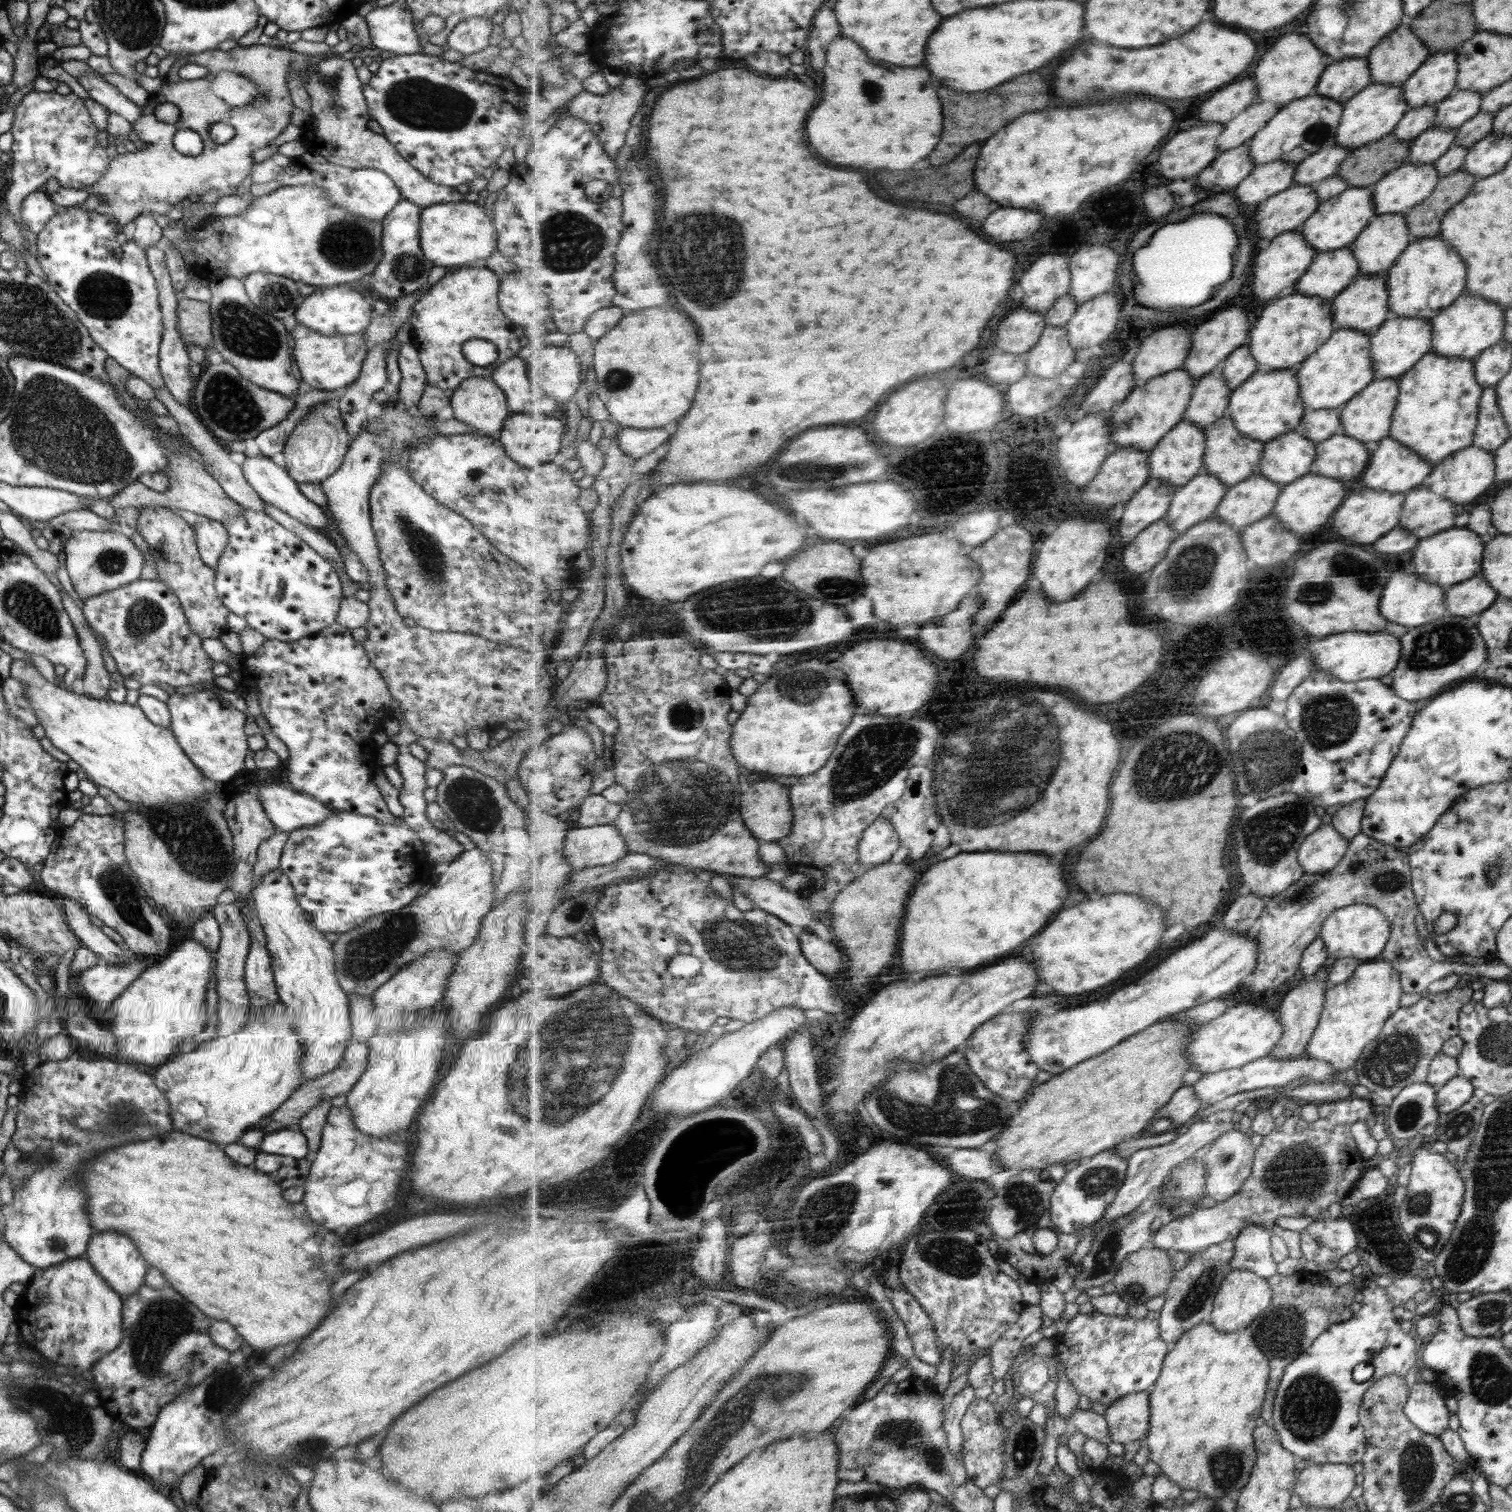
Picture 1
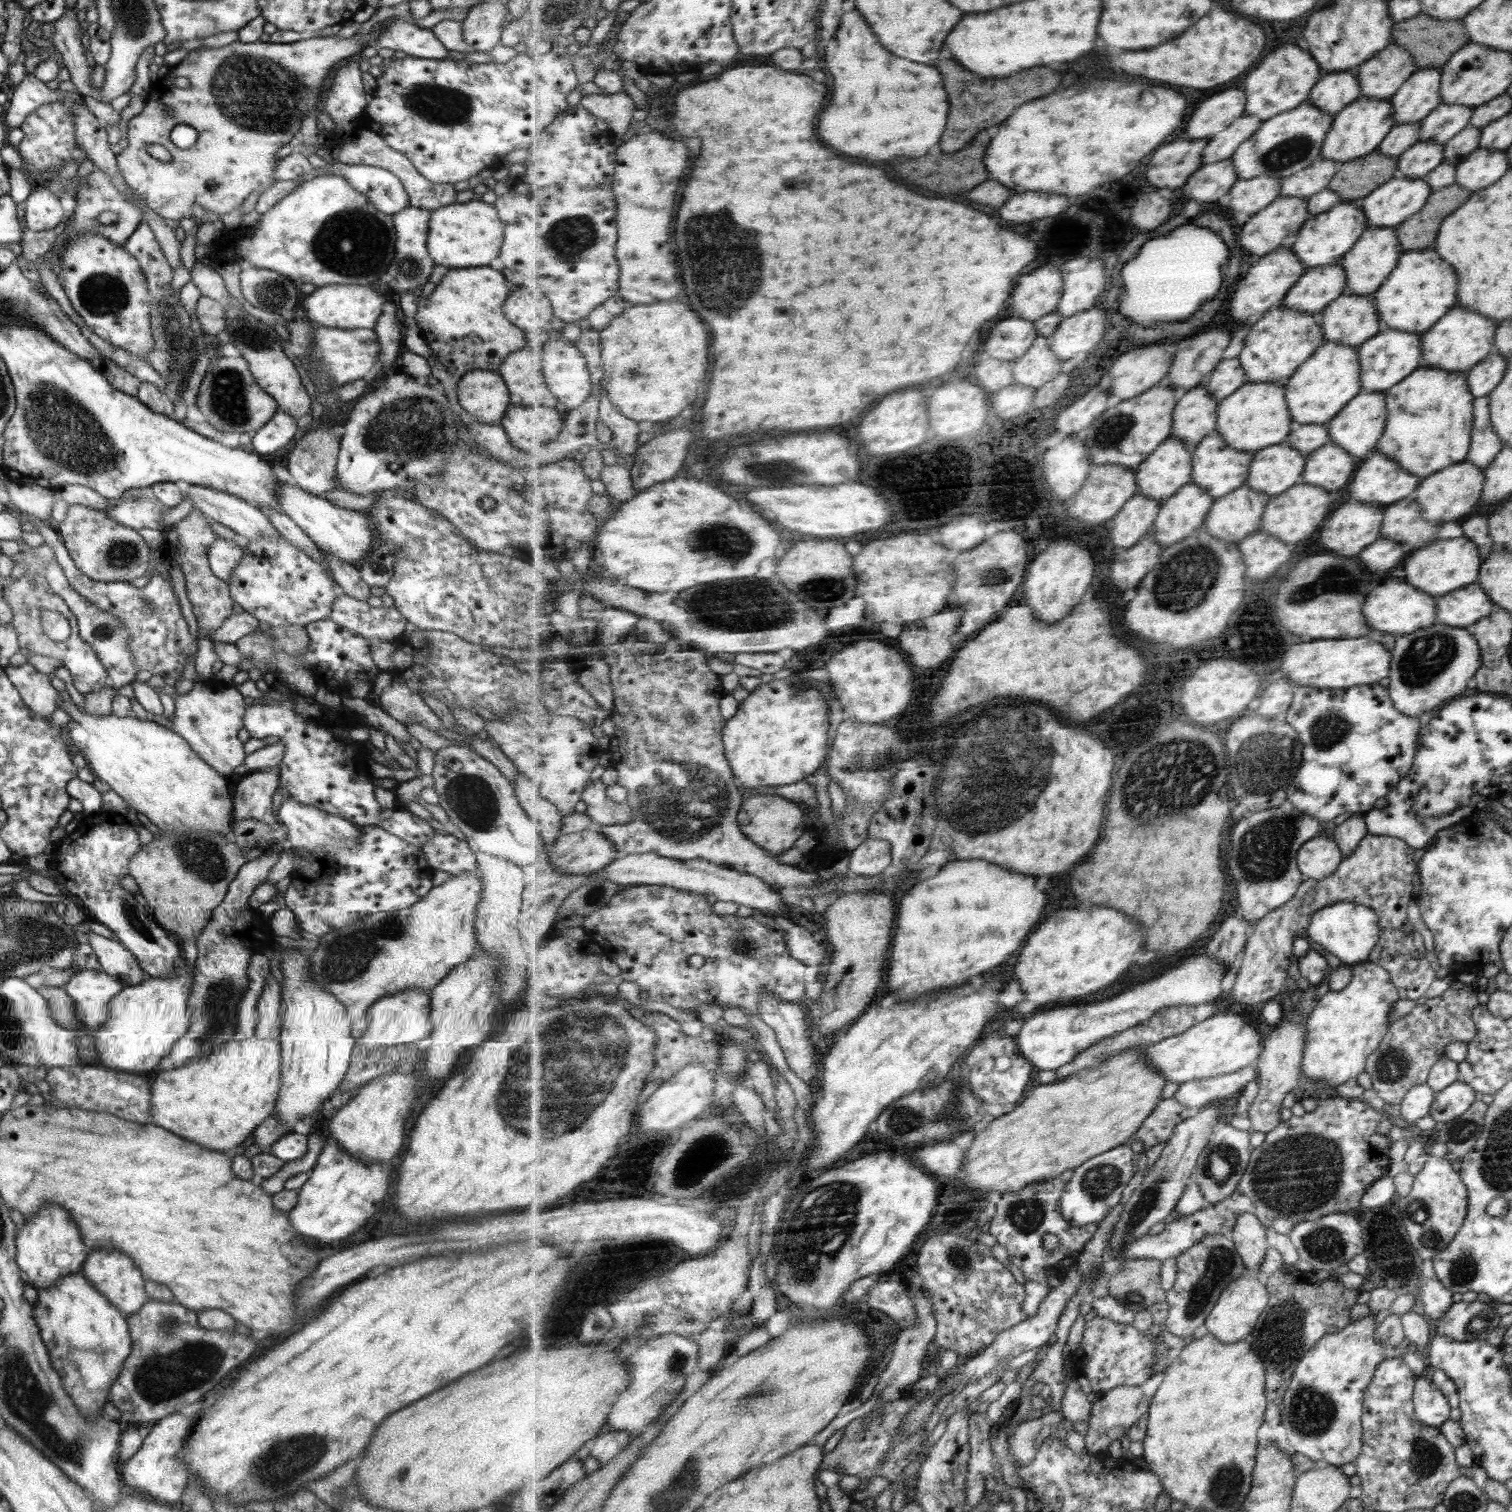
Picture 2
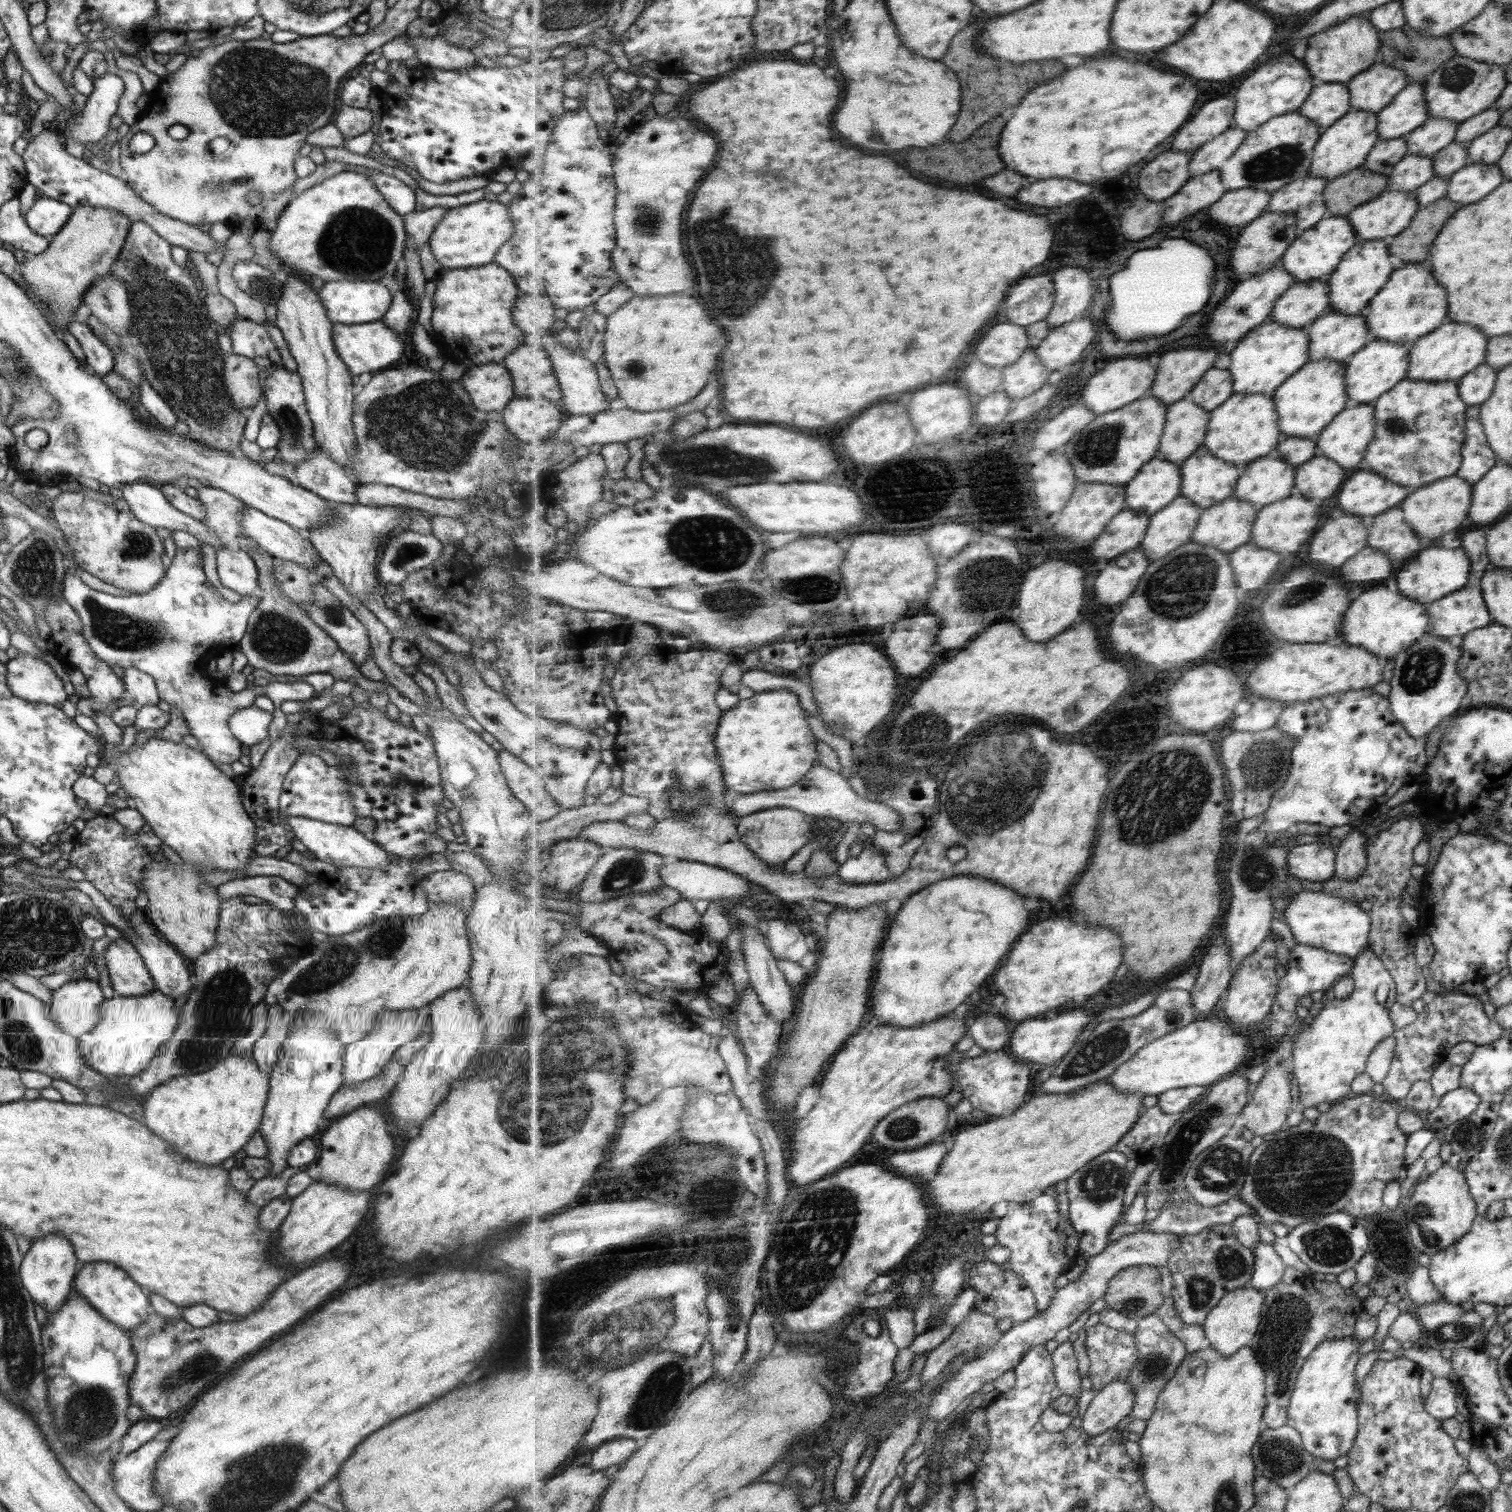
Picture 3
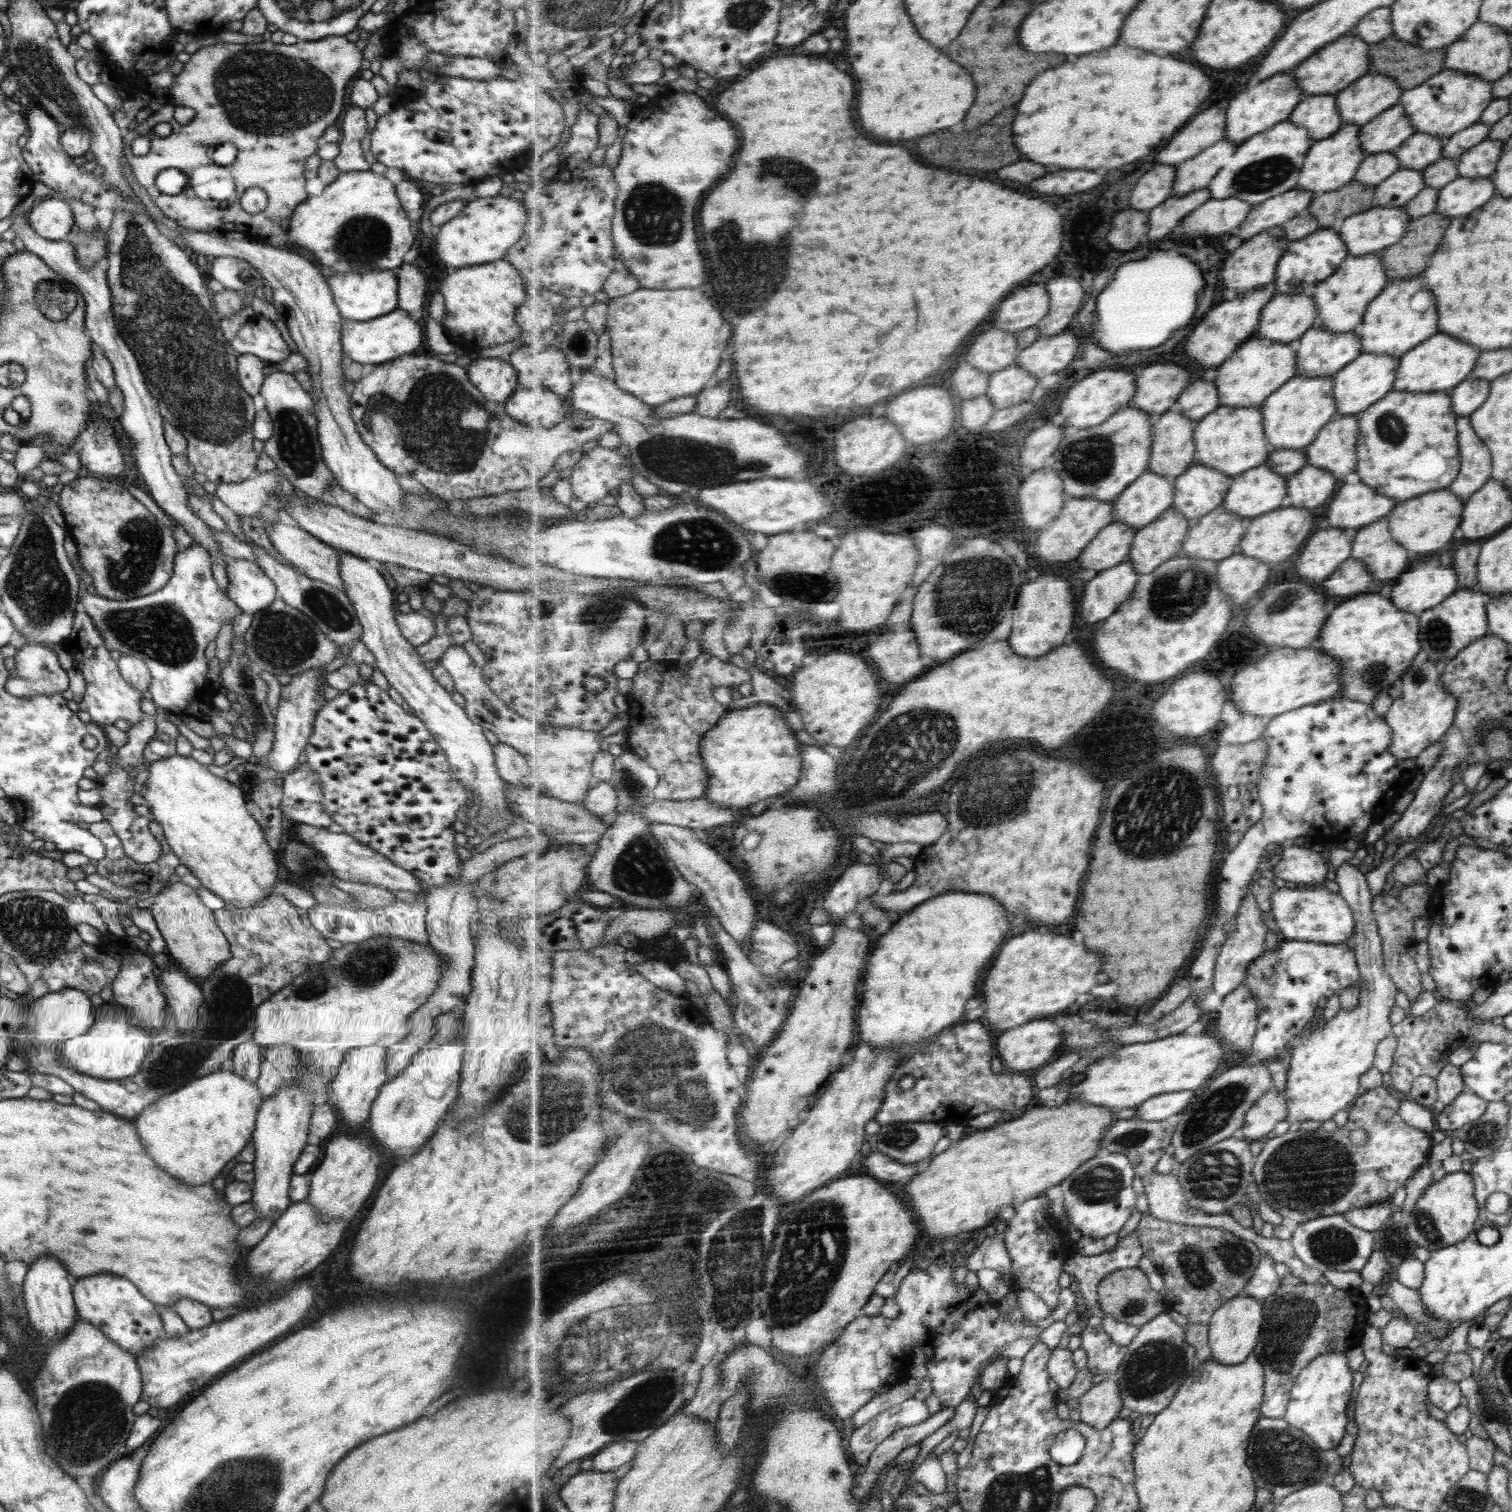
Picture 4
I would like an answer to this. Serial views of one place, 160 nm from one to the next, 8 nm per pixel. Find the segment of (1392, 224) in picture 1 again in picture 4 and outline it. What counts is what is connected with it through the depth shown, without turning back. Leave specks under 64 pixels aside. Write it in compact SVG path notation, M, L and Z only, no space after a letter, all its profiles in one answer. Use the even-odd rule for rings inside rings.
M1378 253L1349 255L1332 276L1319 283L1318 290L1313 296L1320 311L1319 325L1333 333L1354 332L1364 320L1366 309L1372 304L1373 298L1380 296L1388 280Z

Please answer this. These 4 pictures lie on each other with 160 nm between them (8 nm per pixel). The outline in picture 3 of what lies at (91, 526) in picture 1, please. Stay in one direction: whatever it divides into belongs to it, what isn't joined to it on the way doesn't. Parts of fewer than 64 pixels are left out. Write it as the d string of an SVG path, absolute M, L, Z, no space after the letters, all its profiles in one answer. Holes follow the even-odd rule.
M133 482L124 486L118 494L122 494L131 514L140 522L156 529L183 530L196 536L200 542L210 544L216 551L224 548L220 545L220 539L212 535L207 526L174 508L159 487Z

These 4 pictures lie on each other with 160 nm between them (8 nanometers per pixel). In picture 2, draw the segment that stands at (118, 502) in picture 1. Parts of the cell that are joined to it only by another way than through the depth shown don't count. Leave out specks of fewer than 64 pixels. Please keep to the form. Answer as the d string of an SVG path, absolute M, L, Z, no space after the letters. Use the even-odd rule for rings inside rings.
M190 485L186 492L192 500L192 508L203 512L211 520L220 522L222 526L229 528L234 534L244 536L250 543L253 543L254 539L262 538L262 536L272 539L281 537L271 525L268 517L252 502L245 501L243 498L214 487Z

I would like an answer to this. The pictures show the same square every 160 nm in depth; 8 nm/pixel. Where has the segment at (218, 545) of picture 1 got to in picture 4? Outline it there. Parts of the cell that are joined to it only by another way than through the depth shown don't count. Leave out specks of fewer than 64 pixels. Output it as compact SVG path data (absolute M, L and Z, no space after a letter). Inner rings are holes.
M229 560L228 597L241 612L252 614L268 608L276 600L277 588L261 567L248 560Z

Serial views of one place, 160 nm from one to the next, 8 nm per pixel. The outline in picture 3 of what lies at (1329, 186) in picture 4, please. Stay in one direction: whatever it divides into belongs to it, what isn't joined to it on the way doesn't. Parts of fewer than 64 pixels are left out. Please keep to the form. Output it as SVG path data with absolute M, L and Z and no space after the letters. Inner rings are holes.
M1352 110L1338 122L1334 122L1330 128L1325 128L1321 142L1315 149L1315 159L1311 174L1315 177L1330 181L1333 178L1342 176L1352 169L1362 167L1368 153L1372 150L1378 136L1377 113L1372 111Z

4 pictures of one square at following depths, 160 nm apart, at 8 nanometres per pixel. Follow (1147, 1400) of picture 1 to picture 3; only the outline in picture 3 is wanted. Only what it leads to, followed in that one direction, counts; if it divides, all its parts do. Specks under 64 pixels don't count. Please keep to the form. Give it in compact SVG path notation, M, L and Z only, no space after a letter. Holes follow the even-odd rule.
M1127 1381L1113 1382L1098 1390L1083 1417L1083 1427L1092 1436L1102 1436L1132 1416L1137 1396Z

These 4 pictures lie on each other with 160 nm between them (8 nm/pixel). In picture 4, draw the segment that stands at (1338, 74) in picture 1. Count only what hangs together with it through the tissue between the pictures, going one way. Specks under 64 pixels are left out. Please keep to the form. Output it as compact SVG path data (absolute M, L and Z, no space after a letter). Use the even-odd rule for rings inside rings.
M1334 95L1306 96L1291 119L1306 128L1317 142L1333 137L1344 125Z

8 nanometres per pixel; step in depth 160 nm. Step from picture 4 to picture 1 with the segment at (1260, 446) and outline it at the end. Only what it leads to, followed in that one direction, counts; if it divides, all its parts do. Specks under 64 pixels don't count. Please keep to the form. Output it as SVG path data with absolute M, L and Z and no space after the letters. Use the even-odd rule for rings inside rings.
M1261 369L1234 390L1228 416L1237 422L1237 427L1242 434L1267 443L1296 431L1305 420L1307 412L1298 372L1292 369Z

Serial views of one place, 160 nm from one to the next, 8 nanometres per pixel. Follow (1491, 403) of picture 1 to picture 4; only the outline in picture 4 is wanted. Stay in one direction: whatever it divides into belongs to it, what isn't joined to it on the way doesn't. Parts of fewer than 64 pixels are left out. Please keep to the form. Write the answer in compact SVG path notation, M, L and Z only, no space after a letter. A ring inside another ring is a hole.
M1459 416L1456 421L1460 468L1448 489L1466 502L1491 478L1492 455L1470 424L1469 416Z

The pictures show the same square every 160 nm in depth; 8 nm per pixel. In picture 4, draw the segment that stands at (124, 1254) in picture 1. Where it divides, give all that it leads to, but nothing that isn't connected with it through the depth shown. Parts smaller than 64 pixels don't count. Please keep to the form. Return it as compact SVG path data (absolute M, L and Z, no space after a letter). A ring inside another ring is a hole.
M94 1274L73 1283L73 1300L77 1316L97 1326L111 1341L130 1354L138 1356L154 1339L165 1337L161 1316L155 1304L138 1292L138 1287L127 1278L116 1274Z

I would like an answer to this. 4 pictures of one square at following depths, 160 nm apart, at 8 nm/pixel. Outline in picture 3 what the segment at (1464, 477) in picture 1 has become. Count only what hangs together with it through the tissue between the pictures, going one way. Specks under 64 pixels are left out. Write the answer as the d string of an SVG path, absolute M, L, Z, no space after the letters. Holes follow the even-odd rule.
M1458 475L1435 480L1426 486L1412 489L1407 497L1399 503L1405 521L1410 525L1419 539L1440 539L1450 531L1460 530L1469 518L1473 486Z

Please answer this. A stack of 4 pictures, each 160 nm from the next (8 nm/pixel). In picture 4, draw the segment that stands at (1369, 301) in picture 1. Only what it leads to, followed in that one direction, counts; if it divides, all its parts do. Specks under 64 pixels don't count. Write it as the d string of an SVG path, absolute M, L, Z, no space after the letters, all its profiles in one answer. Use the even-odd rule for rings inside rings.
M1319 324L1297 345L1299 374L1303 377L1333 376L1356 360L1363 346L1353 331L1333 333Z

